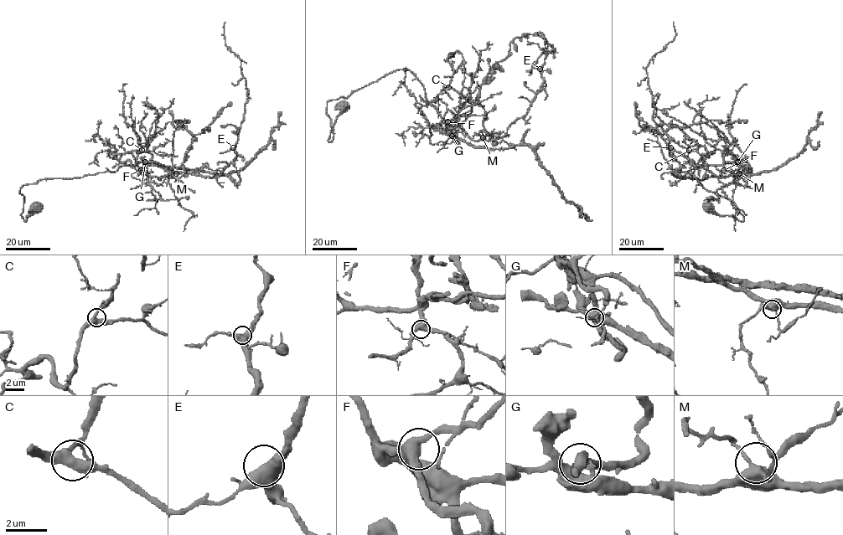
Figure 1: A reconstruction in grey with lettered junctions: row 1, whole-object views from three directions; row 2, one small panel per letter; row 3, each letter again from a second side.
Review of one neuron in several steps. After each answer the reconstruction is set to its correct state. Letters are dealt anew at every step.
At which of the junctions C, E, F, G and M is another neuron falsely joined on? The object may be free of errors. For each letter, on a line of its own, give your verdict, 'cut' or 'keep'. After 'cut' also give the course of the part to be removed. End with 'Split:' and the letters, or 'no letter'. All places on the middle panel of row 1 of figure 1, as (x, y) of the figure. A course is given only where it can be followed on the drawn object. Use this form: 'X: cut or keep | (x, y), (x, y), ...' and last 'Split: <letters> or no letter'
C: keep
E: keep
F: keep
G: cut | (452, 136), (476, 146), (493, 149), (529, 145), (558, 191), (576, 205), (587, 218)
M: keep
Split: G

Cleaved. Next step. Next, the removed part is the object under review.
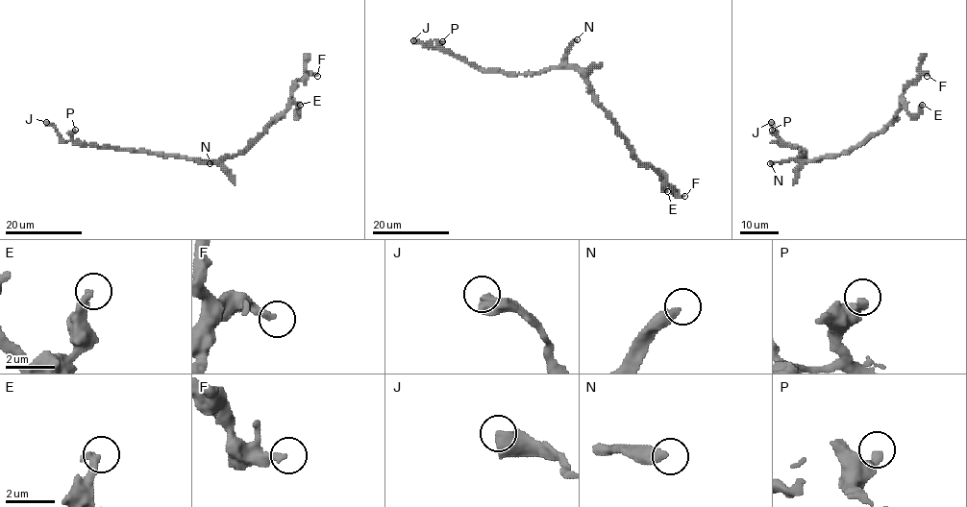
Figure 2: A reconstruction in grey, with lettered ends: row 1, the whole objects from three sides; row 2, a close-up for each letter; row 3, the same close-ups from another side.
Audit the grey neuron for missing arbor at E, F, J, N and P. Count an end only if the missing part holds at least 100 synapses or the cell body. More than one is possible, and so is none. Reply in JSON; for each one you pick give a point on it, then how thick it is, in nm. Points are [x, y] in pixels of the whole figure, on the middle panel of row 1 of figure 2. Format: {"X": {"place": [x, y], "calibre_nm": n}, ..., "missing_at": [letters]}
{"N": {"place": [577, 39], "calibre_nm": 400}, "missing_at": ["N"]}

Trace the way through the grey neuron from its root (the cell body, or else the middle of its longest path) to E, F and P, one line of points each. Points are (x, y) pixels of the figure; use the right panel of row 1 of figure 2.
E: (809, 160), (836, 157), (861, 145), (894, 119), (901, 104), (912, 115), (919, 113), (922, 105)
F: (809, 160), (836, 157), (879, 133), (894, 119), (903, 92), (920, 76), (927, 76)
P: (809, 160), (800, 161), (798, 159), (805, 154), (799, 148), (784, 144), (772, 130)

